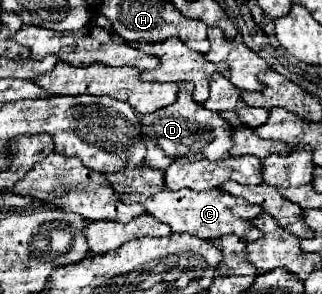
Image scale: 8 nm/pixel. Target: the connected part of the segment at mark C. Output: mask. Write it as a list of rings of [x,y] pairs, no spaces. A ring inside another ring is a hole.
[[[165,189],[153,197],[147,197],[143,201],[143,207],[155,219],[167,223],[173,229],[173,233],[187,233],[187,235],[195,235],[199,239],[237,235],[243,241],[257,241],[263,237],[261,231],[253,225],[253,219],[259,213],[263,213],[263,209],[245,199],[233,197],[221,189],[213,189],[213,191],[191,191],[191,189],[169,191],[169,189]]]

